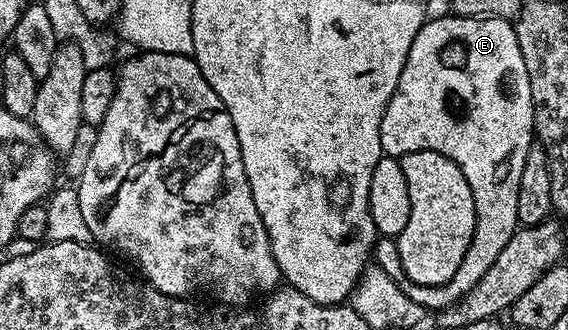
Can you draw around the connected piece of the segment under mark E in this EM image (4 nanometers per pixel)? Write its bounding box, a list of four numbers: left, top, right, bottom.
[380,17,534,311]

